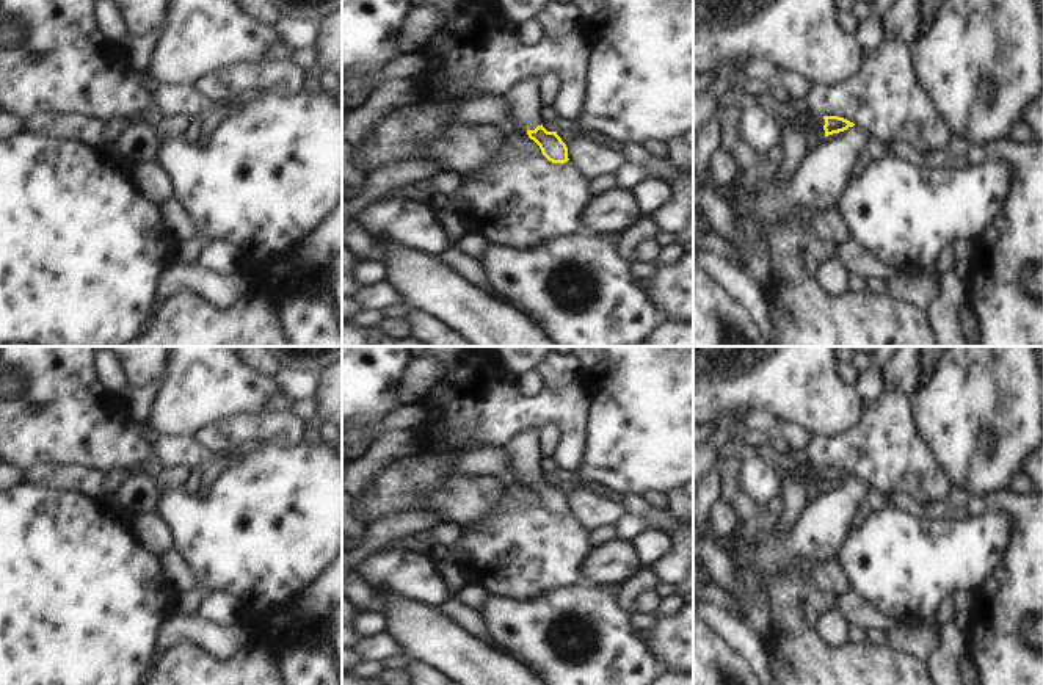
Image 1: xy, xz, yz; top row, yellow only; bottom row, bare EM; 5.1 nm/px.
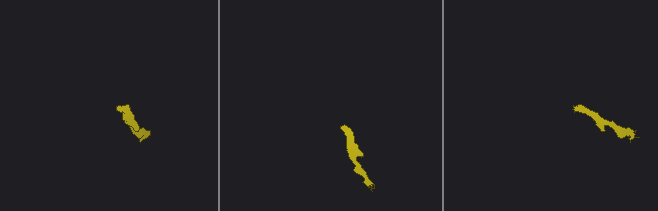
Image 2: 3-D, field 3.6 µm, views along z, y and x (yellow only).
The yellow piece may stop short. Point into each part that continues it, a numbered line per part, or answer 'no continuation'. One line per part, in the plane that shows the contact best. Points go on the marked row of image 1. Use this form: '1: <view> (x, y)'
1: yz (786, 113)

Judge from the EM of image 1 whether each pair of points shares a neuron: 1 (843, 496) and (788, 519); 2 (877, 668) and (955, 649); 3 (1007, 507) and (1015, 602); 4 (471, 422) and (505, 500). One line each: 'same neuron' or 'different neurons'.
1: different neurons
2: different neurons
3: same neuron
4: different neurons

